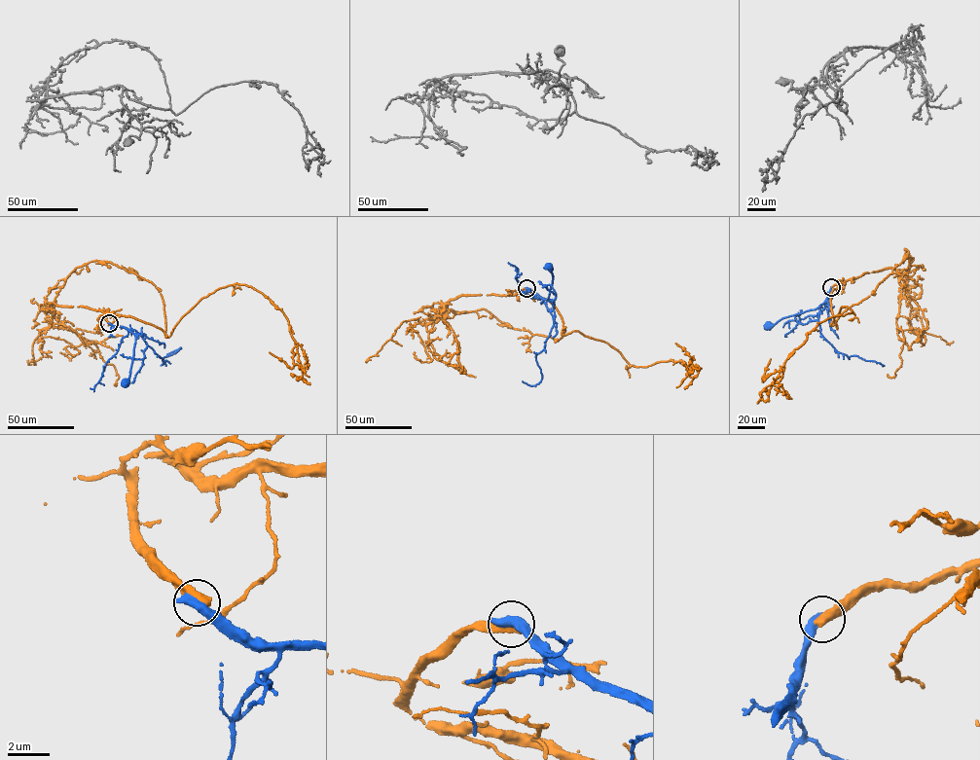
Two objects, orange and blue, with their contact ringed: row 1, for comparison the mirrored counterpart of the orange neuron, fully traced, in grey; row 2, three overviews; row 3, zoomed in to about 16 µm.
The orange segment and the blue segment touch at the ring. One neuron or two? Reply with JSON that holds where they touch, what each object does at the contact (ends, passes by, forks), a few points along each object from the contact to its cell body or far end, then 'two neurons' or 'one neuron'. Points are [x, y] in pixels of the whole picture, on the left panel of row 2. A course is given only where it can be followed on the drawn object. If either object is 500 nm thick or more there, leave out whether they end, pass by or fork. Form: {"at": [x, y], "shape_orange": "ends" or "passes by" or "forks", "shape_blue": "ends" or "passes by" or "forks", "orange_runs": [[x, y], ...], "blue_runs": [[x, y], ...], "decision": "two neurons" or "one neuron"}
{"at": [109, 323], "orange_runs": [[109, 323], [106, 313], [133, 317], [165, 337], [160, 291], [91, 261], [42, 308], [94, 343], [114, 384]], "blue_runs": [[109, 323], [127, 328], [135, 337], [129, 375], [126, 383]], "decision": "two neurons"}

